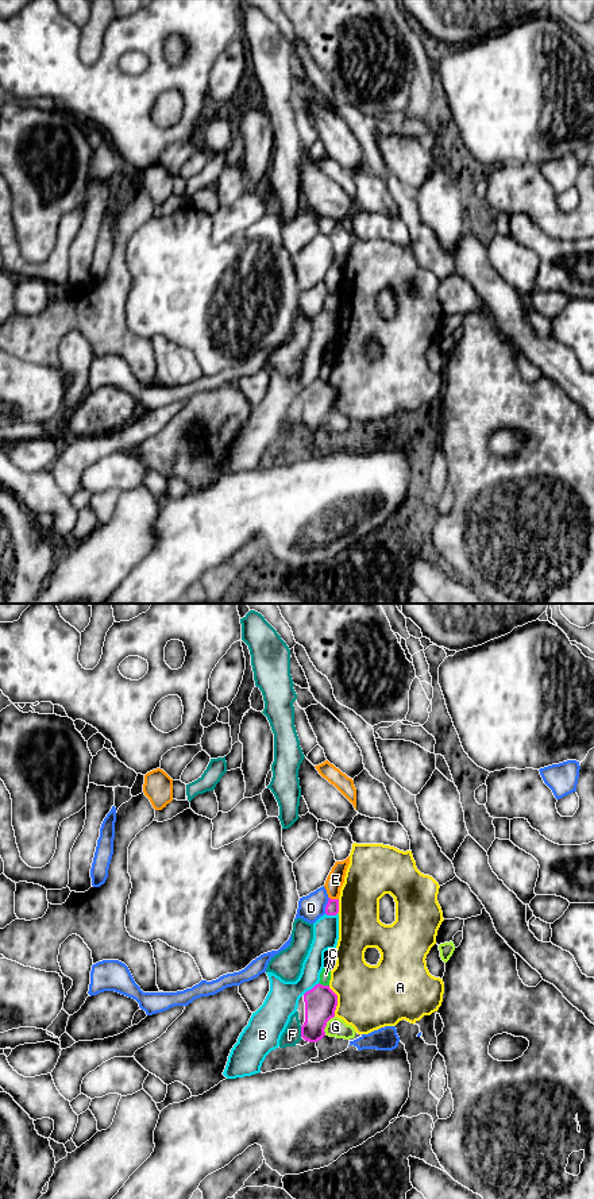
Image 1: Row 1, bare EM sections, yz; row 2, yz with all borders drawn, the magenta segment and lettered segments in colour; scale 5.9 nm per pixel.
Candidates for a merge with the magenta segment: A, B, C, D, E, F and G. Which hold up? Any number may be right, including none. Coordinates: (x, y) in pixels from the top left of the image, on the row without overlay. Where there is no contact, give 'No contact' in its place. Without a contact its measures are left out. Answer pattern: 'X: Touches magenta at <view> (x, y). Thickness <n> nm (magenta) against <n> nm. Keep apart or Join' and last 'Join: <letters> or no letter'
A: Touches magenta at yz (336, 396). Thickness 190 nm (magenta) against 380 nm. Keep apart
B: Touches magenta at yz (312, 384). Thickness 190 nm (magenta) against 190 nm. Keep apart
C: Touches magenta at yz (324, 381). Thickness 190 nm (magenta) against 60 nm. Keep apart
D: Touches magenta at yz (326, 301). Thickness 80 nm (magenta) against 160 nm. Keep apart
E: Touches magenta at yz (334, 295). Thickness 80 nm (magenta) against 100 nm. Keep apart
F: Touches magenta at yz (301, 427). Thickness 190 nm (magenta) against 110 nm. Keep apart
G: Touches magenta at yz (326, 420). Thickness 190 nm (magenta) against 110 nm. Keep apart
Join: no letter

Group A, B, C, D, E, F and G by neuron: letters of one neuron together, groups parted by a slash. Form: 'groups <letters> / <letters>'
groups A / B / C / D / E / F / G

